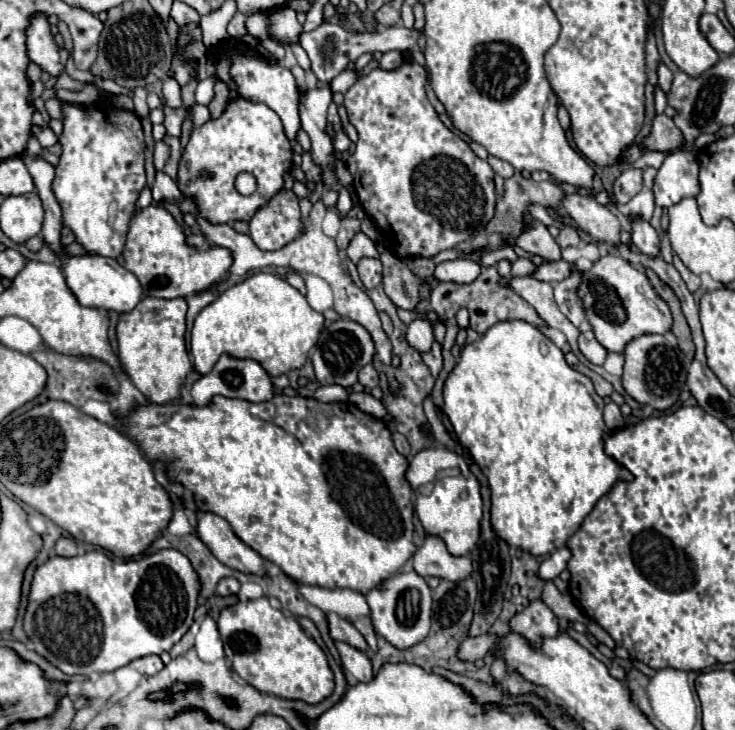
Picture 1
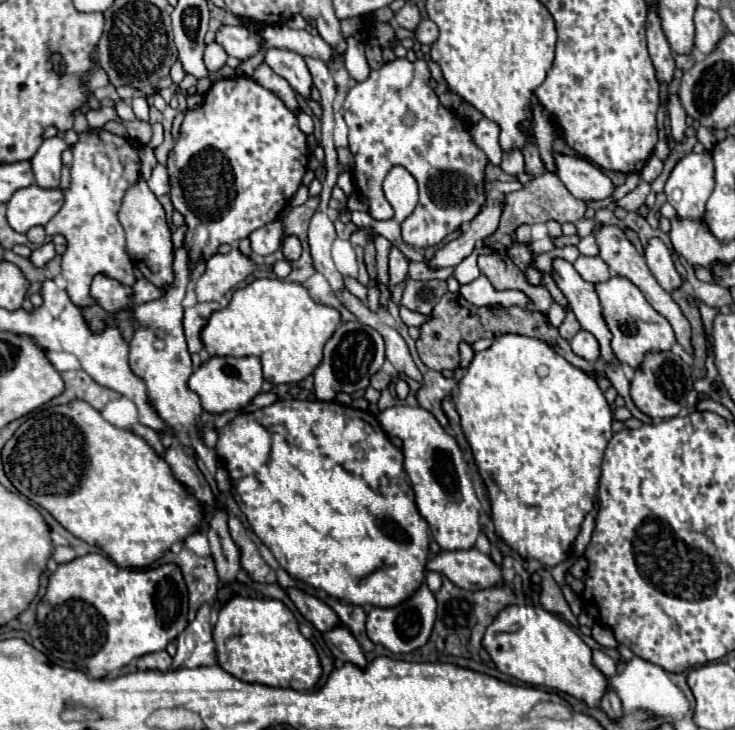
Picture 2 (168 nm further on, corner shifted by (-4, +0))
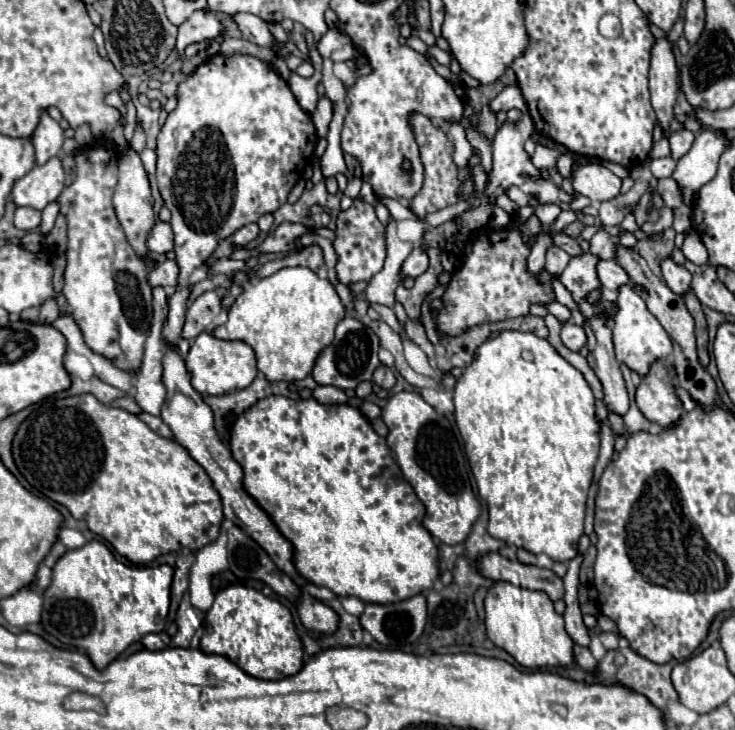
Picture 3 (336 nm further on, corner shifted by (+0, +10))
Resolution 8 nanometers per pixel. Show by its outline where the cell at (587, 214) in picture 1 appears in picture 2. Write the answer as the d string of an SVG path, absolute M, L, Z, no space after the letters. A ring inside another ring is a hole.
M602 225L602 227L596 229L594 235L596 235L596 243L598 243L598 247L600 247L600 259L610 267L612 275L622 275L622 277L630 279L630 281L644 293L644 297L648 299L648 303L650 303L660 315L664 315L664 317L670 321L670 325L672 325L672 329L674 329L674 333L676 333L678 343L680 343L688 353L692 353L692 347L690 347L690 323L688 323L686 317L682 315L680 307L672 301L670 293L666 293L666 291L658 285L658 281L654 279L654 275L650 273L650 269L648 269L644 257L642 257L642 255L634 249L634 245L626 239L624 231L622 231L618 225Z

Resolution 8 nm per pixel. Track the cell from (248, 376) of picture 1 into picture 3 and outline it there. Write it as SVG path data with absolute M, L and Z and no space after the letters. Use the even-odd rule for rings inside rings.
M202 331L186 355L186 369L192 387L202 395L224 395L234 389L248 387L256 377L256 357L250 345L242 341L224 341L208 331Z

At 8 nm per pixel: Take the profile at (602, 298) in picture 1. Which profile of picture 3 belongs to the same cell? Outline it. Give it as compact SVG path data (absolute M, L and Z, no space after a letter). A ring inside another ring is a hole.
M630 285L620 287L616 305L618 305L618 313L612 319L614 321L612 335L614 335L616 359L644 377L654 361L666 359L672 353L672 341L670 341L668 333L664 331L664 327L658 323L658 319L648 311L644 299L638 293L634 293L634 289Z

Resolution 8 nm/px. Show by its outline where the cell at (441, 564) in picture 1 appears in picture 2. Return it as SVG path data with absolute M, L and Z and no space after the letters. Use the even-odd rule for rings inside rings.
M476 547L454 553L440 551L426 563L426 569L440 573L458 587L470 591L494 587L502 579L502 573L494 561L486 553L480 553Z

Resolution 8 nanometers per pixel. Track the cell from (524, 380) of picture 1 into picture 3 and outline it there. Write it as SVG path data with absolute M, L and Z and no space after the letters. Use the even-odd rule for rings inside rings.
M502 331L498 337L488 339L486 343L482 343L476 349L474 361L464 369L462 377L456 381L454 407L456 407L454 409L456 425L458 425L460 435L464 439L468 463L470 463L470 469L472 469L472 473L476 477L478 493L488 503L488 511L490 511L488 533L494 539L500 539L500 541L504 541L508 545L514 545L514 547L522 547L522 549L526 549L526 551L530 551L534 555L546 553L552 561L558 561L558 563L568 563L572 557L576 557L578 539L584 533L586 497L588 497L588 489L590 489L590 483L592 483L592 477L594 477L594 465L596 465L598 451L600 451L600 423L594 417L594 393L588 387L582 373L576 367L572 367L566 359L562 359L558 355L558 351L546 339L540 339L534 333Z

